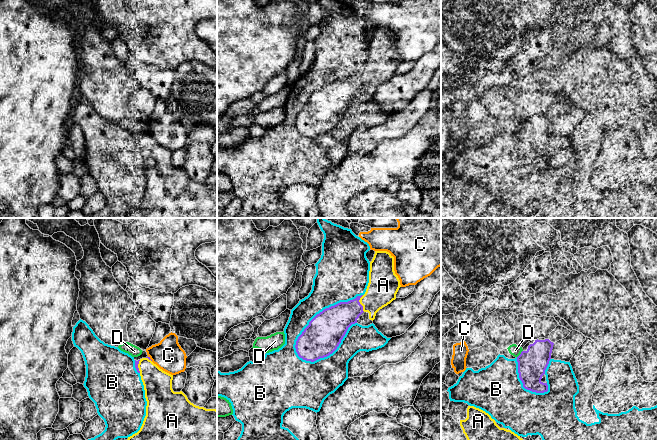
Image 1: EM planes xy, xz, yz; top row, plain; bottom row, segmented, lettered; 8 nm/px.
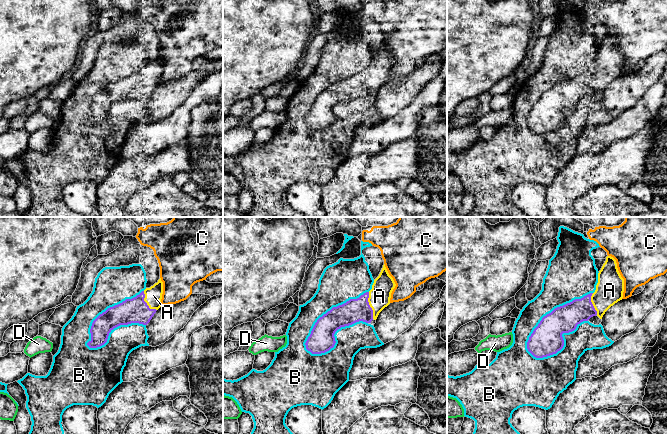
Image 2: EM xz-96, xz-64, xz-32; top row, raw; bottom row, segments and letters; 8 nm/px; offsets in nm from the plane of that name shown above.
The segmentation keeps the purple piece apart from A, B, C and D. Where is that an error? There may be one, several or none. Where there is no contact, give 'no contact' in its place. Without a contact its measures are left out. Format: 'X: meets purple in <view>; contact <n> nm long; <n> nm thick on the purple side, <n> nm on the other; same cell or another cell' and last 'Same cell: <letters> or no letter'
A: meets purple in xz; contact 140 nm long; 240 nm thick on the purple side, 240 nm on the other; same cell
B: meets purple in xz; contact 700 nm long; 300 nm thick on the purple side, 320 nm on the other; another cell
C: meets purple in xy; contact 50 nm long; 20 nm thick on the purple side, 240 nm on the other; another cell
D: meets purple in yz; contact 80 nm long; 220 nm thick on the purple side, 90 nm on the other; another cell
Same cell: A

